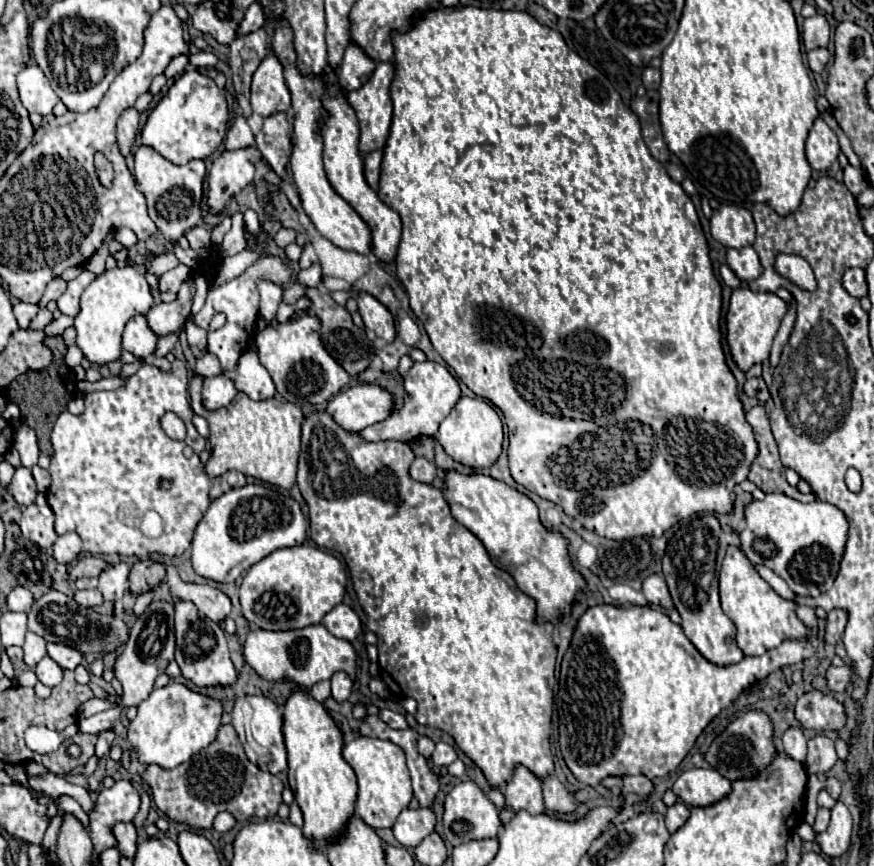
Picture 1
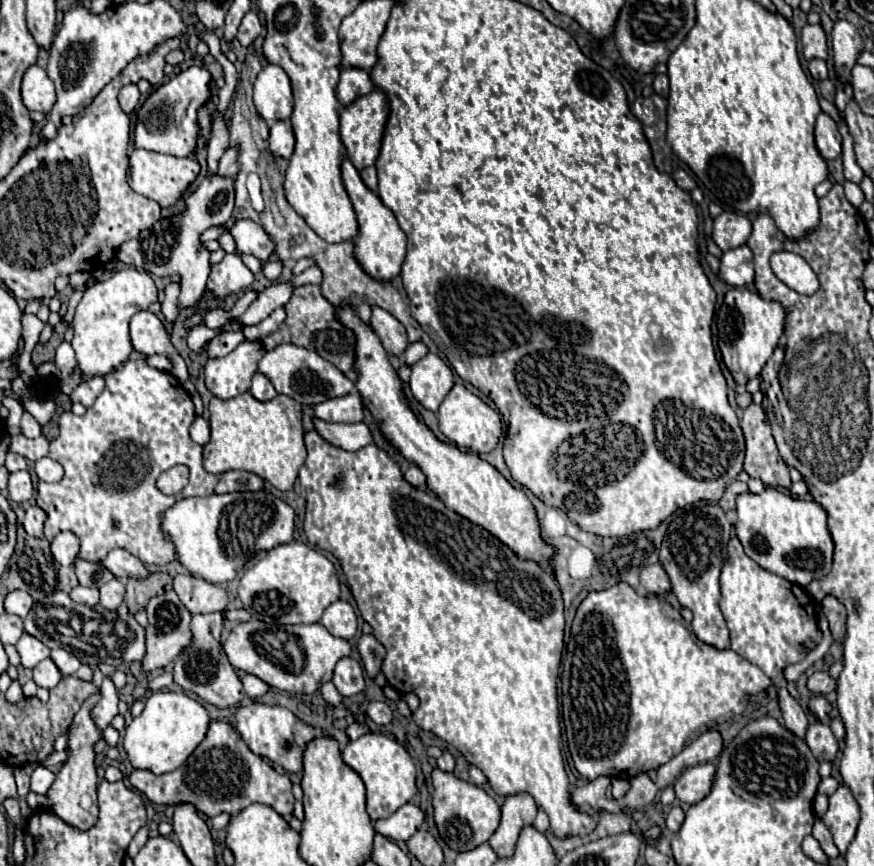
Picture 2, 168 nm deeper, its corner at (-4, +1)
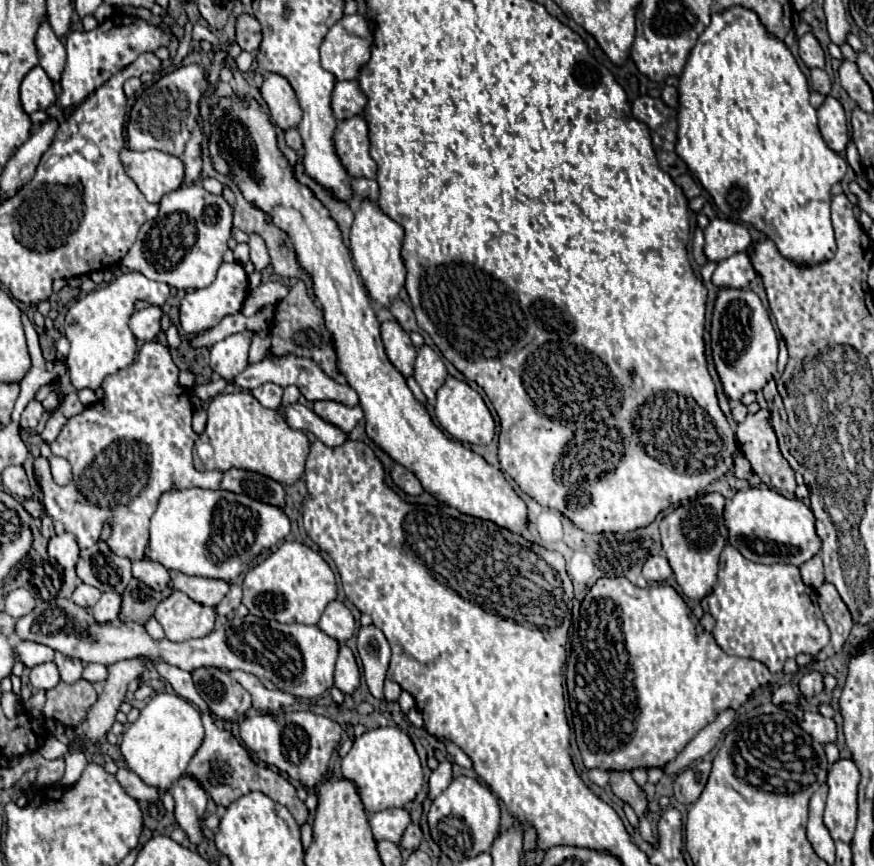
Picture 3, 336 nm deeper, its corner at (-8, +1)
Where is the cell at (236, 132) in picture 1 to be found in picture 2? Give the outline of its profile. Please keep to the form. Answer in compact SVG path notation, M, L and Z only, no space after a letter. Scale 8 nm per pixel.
M229 147L219 161L219 175L235 177L235 173L239 173L239 149Z

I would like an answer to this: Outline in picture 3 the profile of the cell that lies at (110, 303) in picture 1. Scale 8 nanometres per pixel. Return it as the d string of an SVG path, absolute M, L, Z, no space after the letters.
M125 273L117 277L111 285L101 287L81 299L67 311L65 315L65 337L69 339L69 355L67 355L67 373L71 377L71 385L81 389L97 391L103 379L111 373L117 373L121 367L131 365L137 353L137 339L129 329L129 317L133 315L133 303L143 299L151 305L163 305L171 295L171 287L167 283L157 283L141 273Z

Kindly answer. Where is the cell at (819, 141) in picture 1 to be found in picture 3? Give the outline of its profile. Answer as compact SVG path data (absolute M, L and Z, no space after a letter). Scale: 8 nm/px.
M827 95L823 105L817 109L817 117L819 117L819 131L825 143L835 153L845 151L849 143L849 129L847 129L847 117L843 105L835 97Z

